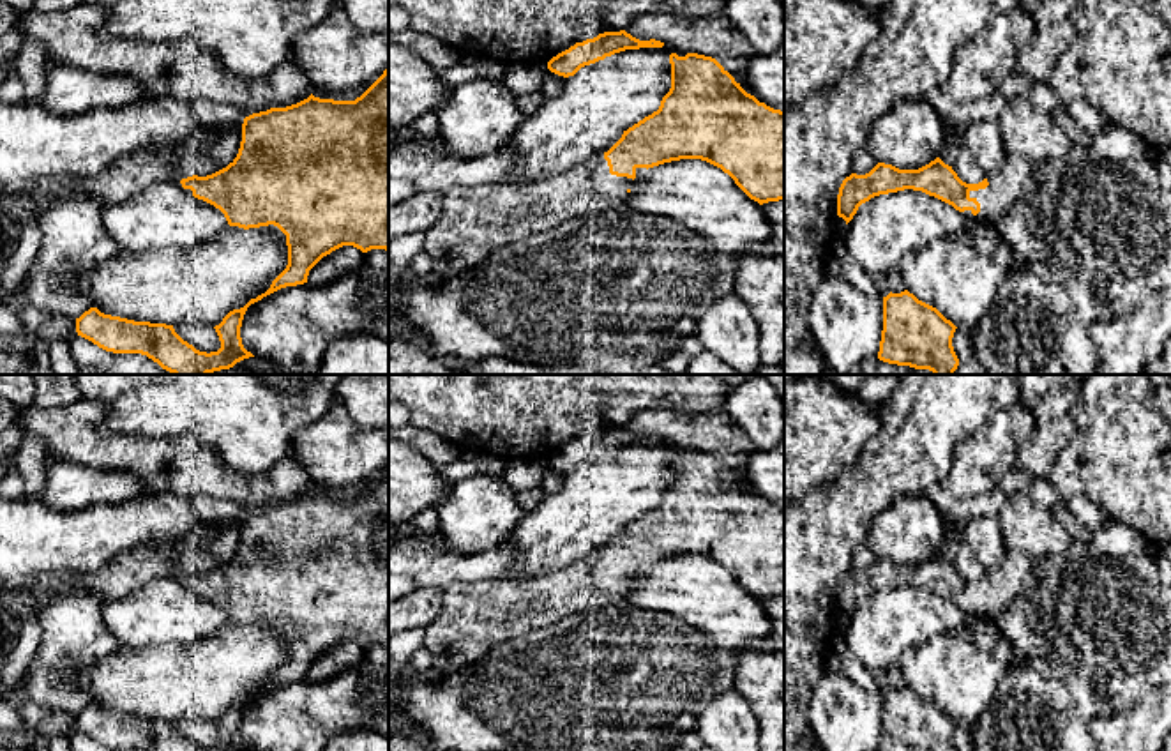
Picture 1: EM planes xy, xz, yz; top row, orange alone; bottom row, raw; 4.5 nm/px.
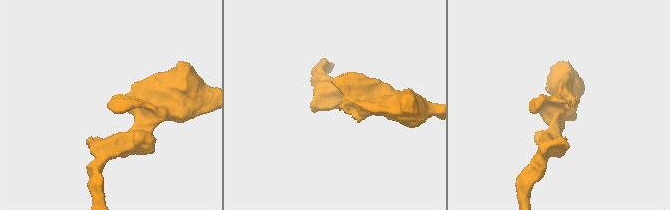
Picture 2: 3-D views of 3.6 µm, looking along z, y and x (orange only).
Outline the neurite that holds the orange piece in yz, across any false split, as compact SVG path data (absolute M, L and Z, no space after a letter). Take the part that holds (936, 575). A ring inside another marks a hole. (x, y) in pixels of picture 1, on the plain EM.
M1009 551L1000 567L978 580L966 580L940 553L918 565L899 565L878 558L869 569L851 569L842 576L837 611L848 620L858 603L871 594L913 585L952 601L966 613L977 611L1000 618L1021 594L1021 585L1031 567L1033 562L1023 551Z

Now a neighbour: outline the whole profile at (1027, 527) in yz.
M1026 491L1007 497L998 512L1007 551L1023 551L1033 564L1047 555L1061 555L1072 546L1067 528Z

